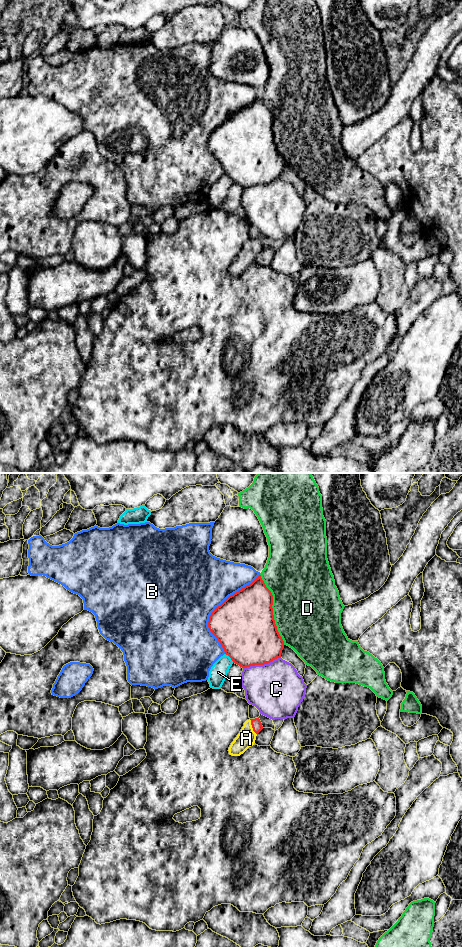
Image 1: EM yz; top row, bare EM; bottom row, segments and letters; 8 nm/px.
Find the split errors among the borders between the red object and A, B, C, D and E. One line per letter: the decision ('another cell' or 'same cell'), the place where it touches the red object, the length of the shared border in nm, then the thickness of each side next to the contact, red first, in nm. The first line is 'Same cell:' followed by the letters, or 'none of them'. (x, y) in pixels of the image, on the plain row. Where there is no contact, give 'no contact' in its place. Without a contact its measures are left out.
Same cell: A
A: same cell; contact yz (252, 247); length 140 nm; calibres 80 and 150 nm
B: another cell; contact yz (215, 129); length 700 nm; calibres 460 and 480 nm
C: another cell; contact yz (261, 184); length 320 nm; calibres 460 and 440 nm
D: another cell; contact yz (272, 129); length 600 nm; calibres 480 and 500 nm
E: another cell; contact yz (230, 177); length 100 nm; calibres 460 and 140 nm

